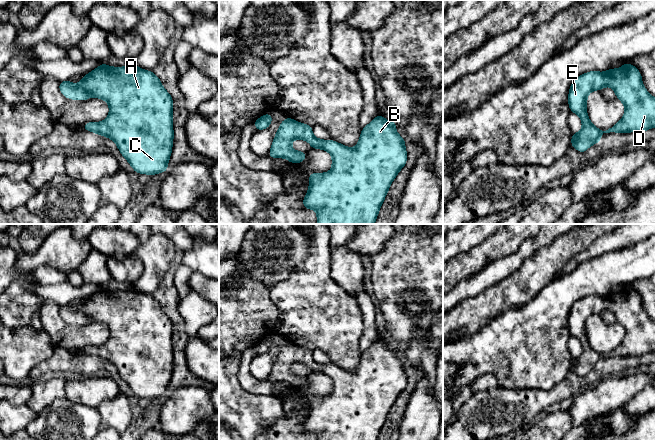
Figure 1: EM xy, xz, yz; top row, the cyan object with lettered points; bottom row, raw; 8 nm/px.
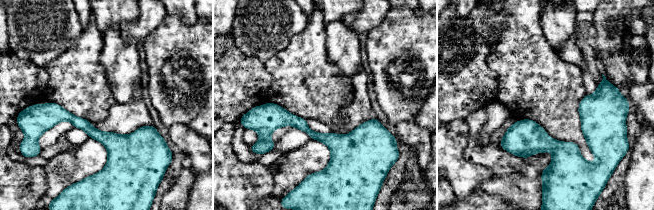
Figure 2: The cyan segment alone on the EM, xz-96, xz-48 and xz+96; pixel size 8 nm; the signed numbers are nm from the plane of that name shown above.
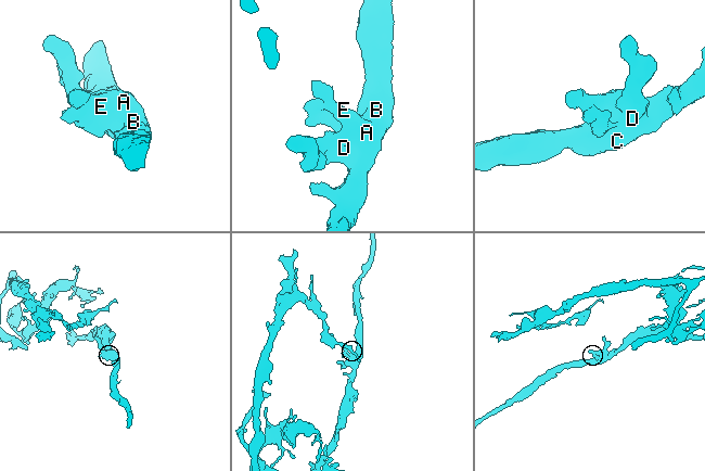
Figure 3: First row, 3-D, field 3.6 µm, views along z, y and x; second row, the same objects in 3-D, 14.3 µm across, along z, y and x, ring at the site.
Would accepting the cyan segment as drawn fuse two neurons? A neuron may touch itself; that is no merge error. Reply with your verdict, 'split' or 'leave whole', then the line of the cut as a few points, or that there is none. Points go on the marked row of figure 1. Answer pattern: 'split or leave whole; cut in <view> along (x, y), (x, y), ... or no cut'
leave whole; no cut

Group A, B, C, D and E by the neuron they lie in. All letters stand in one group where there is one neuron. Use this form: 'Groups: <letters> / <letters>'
Groups: A B C D E

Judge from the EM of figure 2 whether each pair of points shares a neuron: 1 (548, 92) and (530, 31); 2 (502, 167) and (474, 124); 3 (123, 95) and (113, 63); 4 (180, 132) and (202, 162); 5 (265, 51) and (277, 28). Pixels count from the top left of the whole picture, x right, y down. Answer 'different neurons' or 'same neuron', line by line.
1: same neuron
2: same neuron
3: same neuron
4: same neuron
5: same neuron

